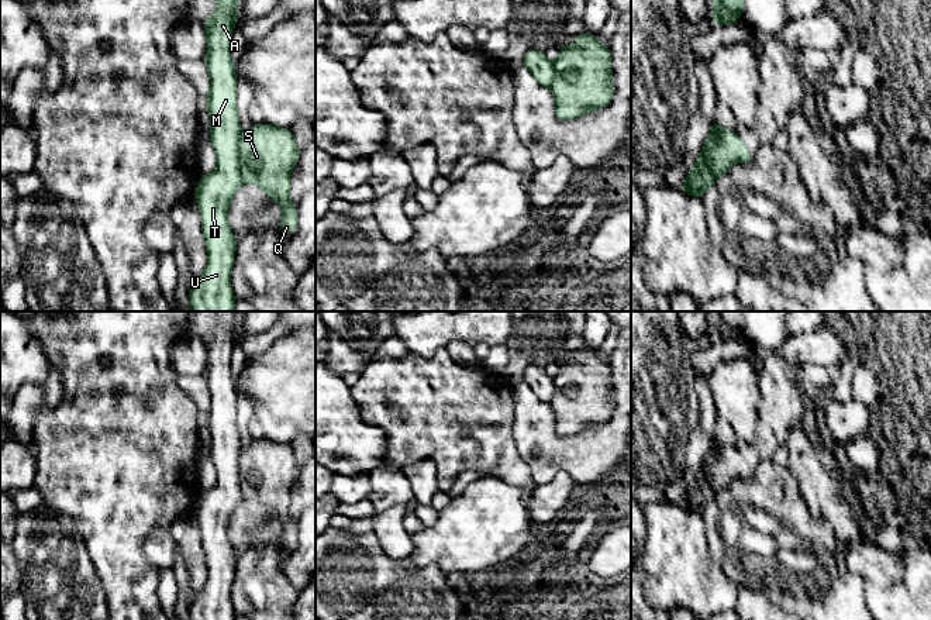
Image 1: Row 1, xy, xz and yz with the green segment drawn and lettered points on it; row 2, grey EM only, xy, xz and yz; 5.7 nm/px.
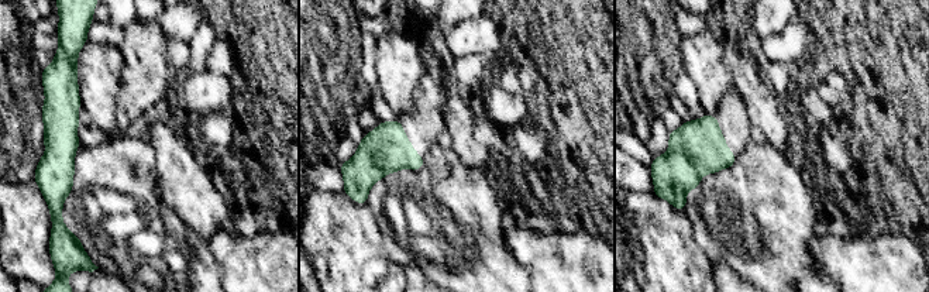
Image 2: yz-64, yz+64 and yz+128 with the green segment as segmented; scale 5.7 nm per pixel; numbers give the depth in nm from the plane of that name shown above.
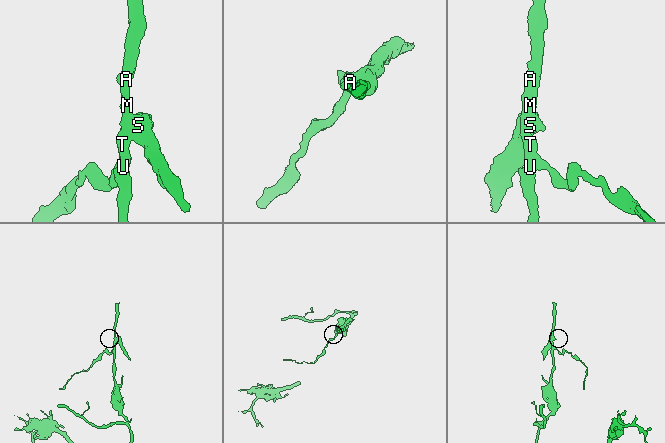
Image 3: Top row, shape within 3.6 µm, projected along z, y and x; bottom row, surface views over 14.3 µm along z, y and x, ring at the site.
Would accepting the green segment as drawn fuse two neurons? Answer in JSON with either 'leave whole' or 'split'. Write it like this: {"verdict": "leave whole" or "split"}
{"verdict": "split"}

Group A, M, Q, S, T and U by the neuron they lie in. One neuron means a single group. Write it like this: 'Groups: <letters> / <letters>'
Groups: A M T U / Q S

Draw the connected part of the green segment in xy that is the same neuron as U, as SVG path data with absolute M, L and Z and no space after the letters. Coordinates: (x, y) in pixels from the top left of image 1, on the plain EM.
M217 311L214 330L201 337L207 352L204 376L210 392L210 410L204 421L210 430L210 458L217 482L200 493L194 507L207 581L203 589L194 593L189 606L190 620L235 620L230 592L235 578L237 555L228 541L228 524L235 507L244 500L238 471L241 444L235 378L231 373L231 354L239 333L238 313Z

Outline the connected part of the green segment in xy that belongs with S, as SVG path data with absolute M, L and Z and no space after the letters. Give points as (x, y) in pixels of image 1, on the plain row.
M254 440L238 459L239 488L244 499L255 499L282 524L280 550L297 544L297 521L290 517L290 489L299 478L300 465L290 444Z

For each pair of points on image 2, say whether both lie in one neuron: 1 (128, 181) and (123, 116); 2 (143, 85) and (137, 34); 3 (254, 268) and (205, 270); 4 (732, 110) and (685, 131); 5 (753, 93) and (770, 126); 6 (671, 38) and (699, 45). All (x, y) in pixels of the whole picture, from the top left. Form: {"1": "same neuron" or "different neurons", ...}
{"1": "different neurons", "2": "same neuron", "3": "different neurons", "4": "same neuron", "5": "same neuron", "6": "different neurons"}

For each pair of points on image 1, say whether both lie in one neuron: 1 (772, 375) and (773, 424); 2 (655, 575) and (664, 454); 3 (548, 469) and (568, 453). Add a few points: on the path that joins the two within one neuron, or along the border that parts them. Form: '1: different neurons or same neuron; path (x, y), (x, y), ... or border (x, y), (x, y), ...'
1: same neuron; path (773, 388), (773, 412)
2: different neurons; border (661, 502), (648, 502), (645, 505)
3: same neuron; path (552, 465), (564, 454)

